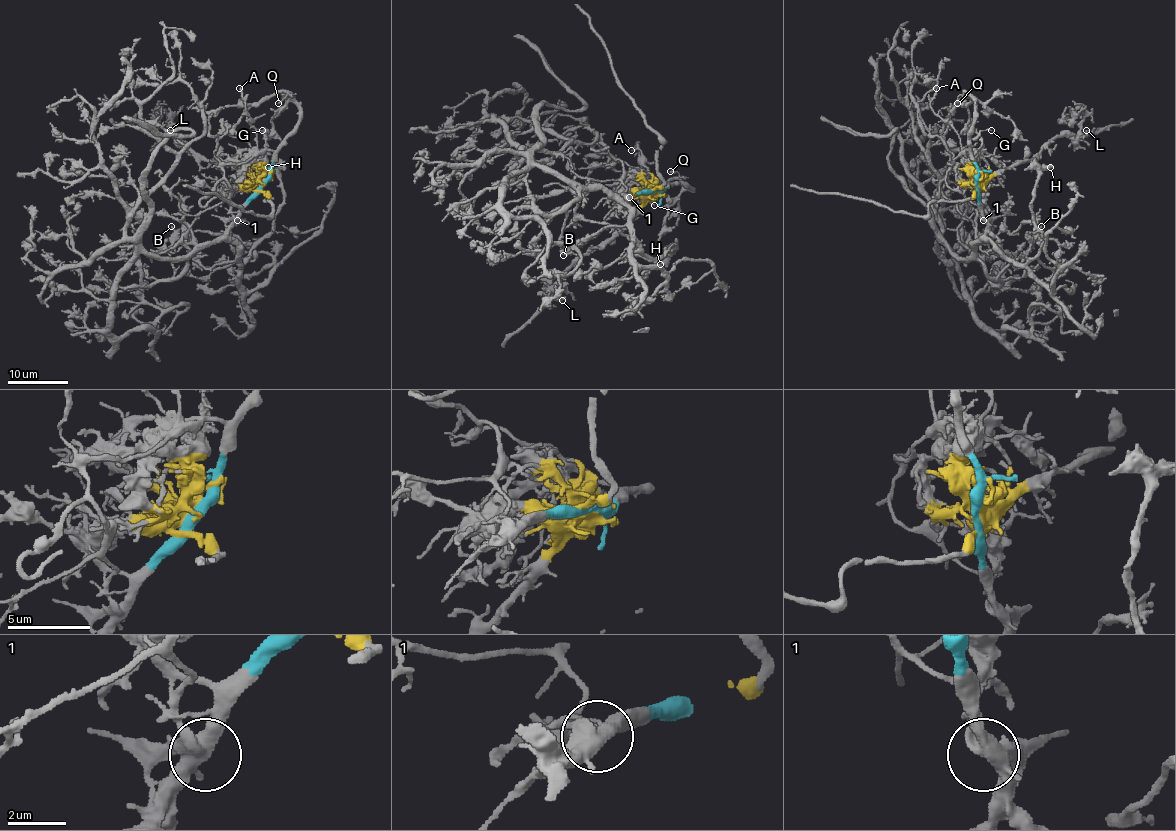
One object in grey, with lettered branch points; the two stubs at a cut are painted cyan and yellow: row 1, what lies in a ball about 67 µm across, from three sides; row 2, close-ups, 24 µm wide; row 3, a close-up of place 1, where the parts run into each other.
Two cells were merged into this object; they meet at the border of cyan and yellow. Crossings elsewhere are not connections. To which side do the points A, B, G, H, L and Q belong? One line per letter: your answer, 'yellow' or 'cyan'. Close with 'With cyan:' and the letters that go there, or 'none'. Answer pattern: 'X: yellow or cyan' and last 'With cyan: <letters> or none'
A: yellow
B: cyan
G: yellow
H: cyan
L: yellow
Q: cyan
With cyan: B, H, Q

